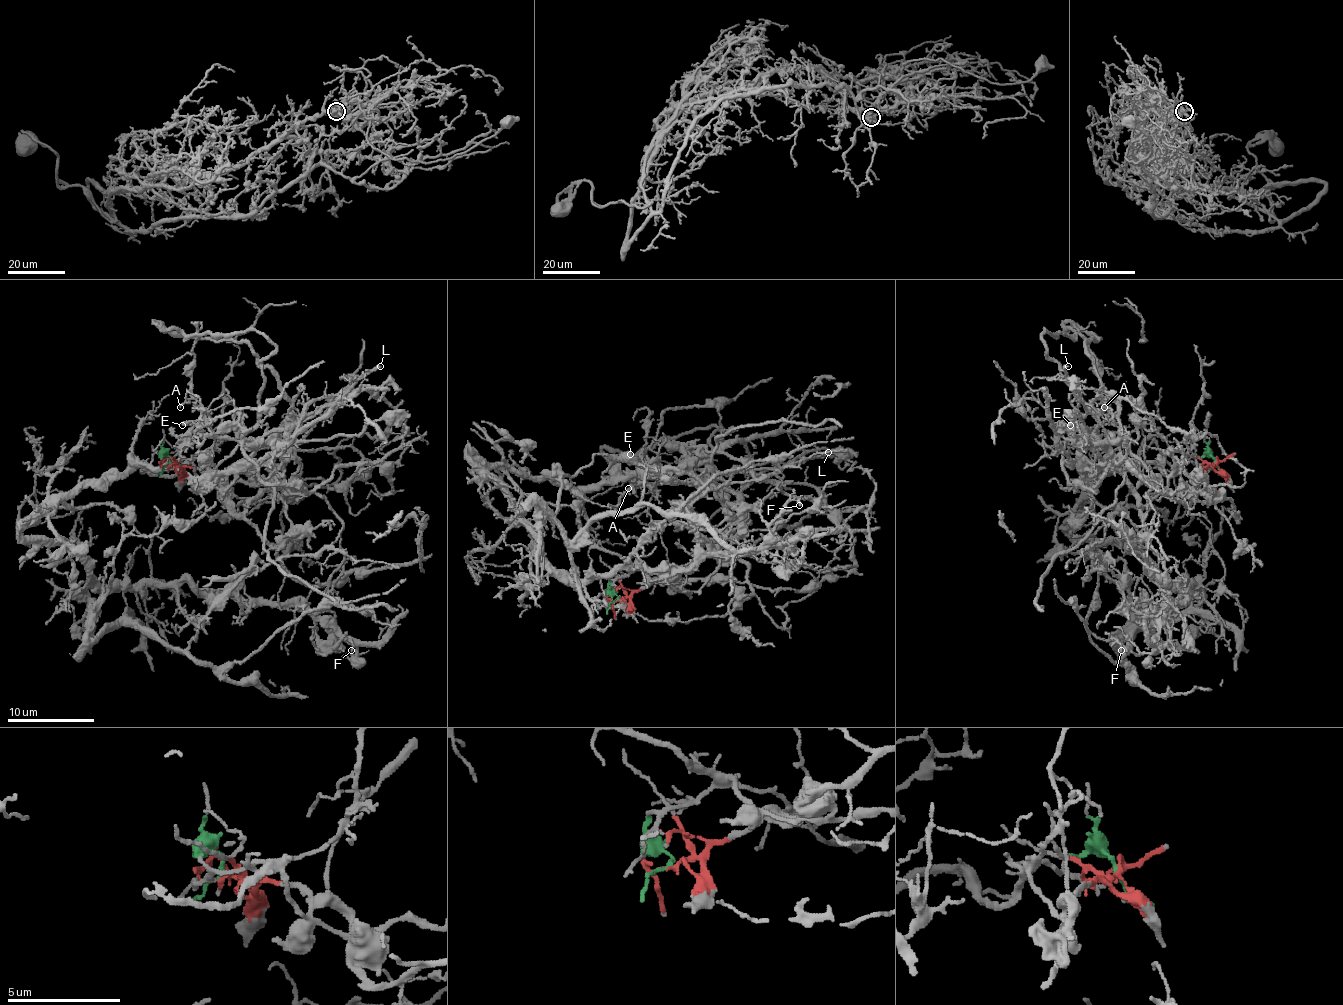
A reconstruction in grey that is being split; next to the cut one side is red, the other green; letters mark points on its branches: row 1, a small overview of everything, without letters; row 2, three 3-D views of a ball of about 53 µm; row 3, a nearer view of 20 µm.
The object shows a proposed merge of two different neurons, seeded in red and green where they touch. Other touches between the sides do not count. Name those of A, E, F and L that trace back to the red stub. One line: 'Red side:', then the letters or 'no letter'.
Red side: A, L

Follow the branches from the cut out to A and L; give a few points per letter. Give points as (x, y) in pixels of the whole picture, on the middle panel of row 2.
A: (619, 601), (651, 579), (686, 571), (708, 549), (705, 540), (731, 538), (727, 501), (708, 480), (627, 488)
L: (619, 601), (688, 569), (705, 540), (731, 538), (729, 495), (768, 469), (829, 452)

